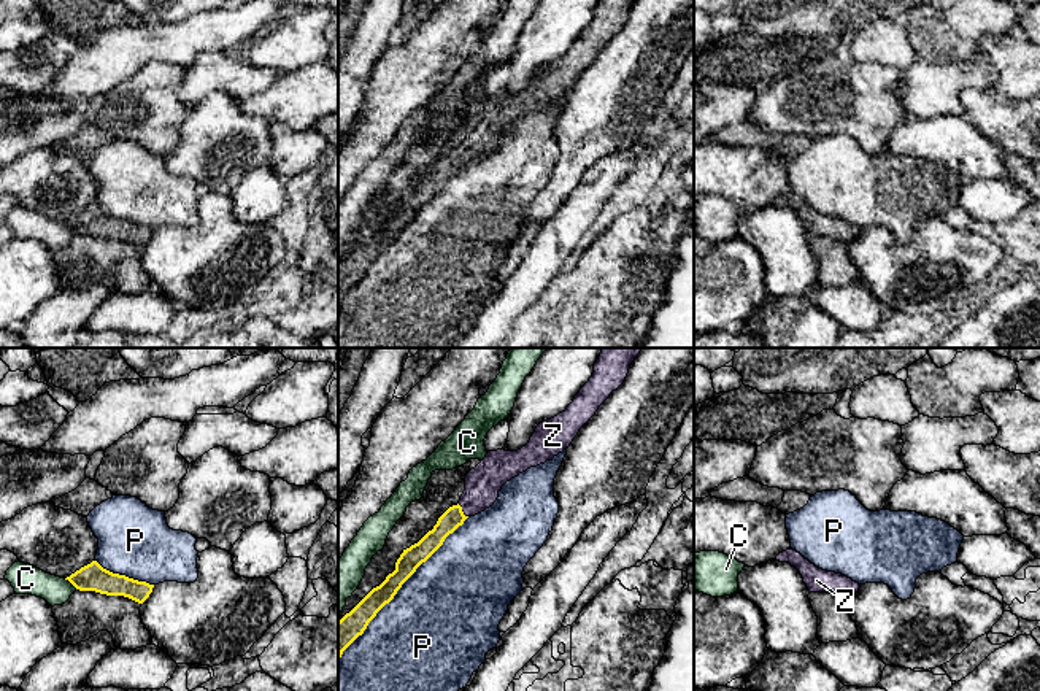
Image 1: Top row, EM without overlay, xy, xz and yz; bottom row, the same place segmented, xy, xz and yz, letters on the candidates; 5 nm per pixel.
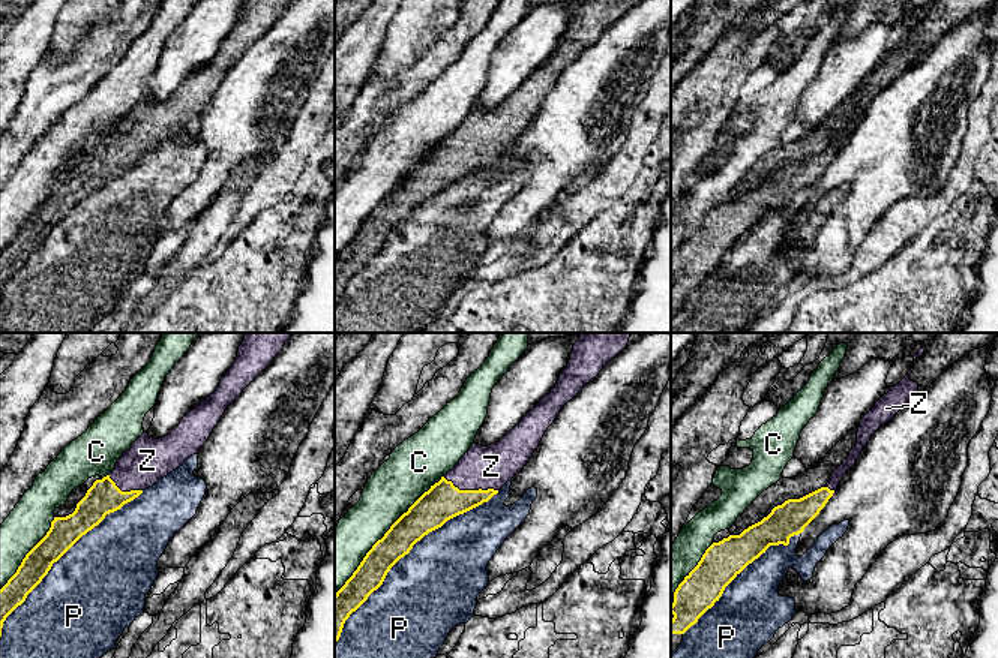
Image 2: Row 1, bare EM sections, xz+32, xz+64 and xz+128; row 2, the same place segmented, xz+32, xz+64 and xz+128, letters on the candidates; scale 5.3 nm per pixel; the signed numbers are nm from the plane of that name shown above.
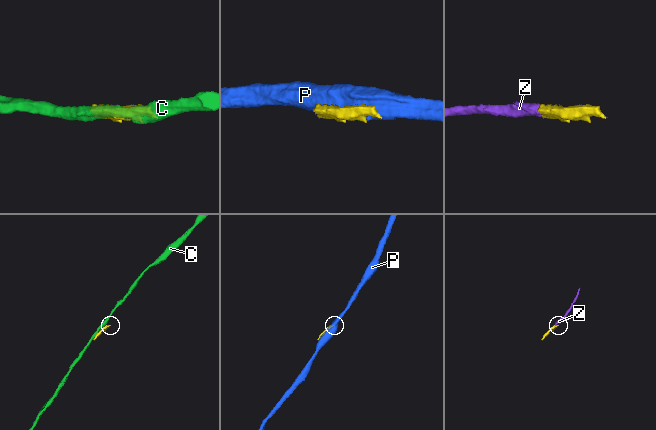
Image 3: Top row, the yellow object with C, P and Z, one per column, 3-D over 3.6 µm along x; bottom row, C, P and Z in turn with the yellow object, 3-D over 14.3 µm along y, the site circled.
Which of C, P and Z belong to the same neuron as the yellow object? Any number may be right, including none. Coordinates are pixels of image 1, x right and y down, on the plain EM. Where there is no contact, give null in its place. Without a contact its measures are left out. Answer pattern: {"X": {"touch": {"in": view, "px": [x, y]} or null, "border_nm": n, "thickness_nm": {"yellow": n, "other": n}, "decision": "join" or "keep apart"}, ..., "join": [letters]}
{"C": {"touch": {"in": "xy", "px": [70, 226]}, "border_nm": 90, "thickness_nm": {"yellow": 140, "other": 150}, "decision": "keep apart"}, "P": {"touch": {"in": "xz", "px": [399, 232]}, "border_nm": 1000, "thickness_nm": {"yellow": 110, "other": 500}, "decision": "keep apart"}, "Z": {"touch": {"in": "xz", "px": [461, 154]}, "border_nm": 90, "thickness_nm": {"yellow": 100, "other": 180}, "decision": "join"}, "join": ["Z"]}

